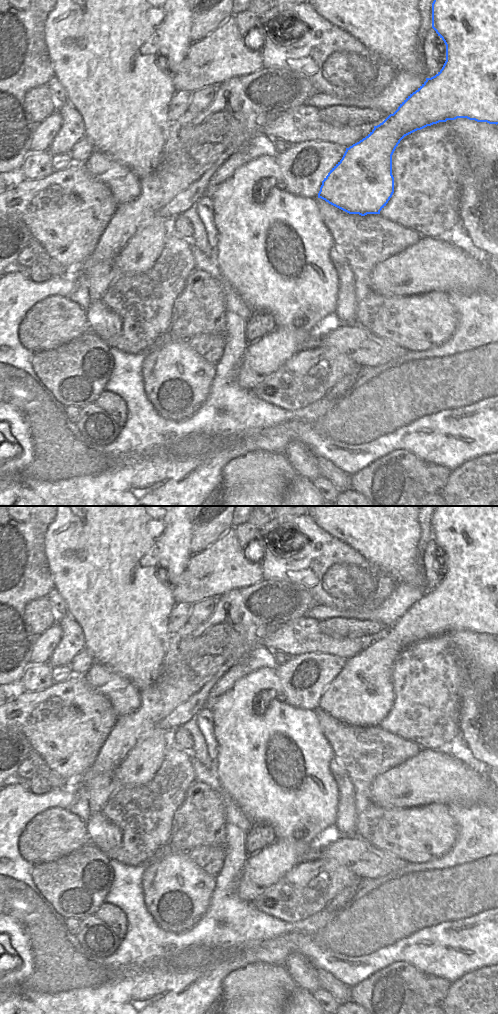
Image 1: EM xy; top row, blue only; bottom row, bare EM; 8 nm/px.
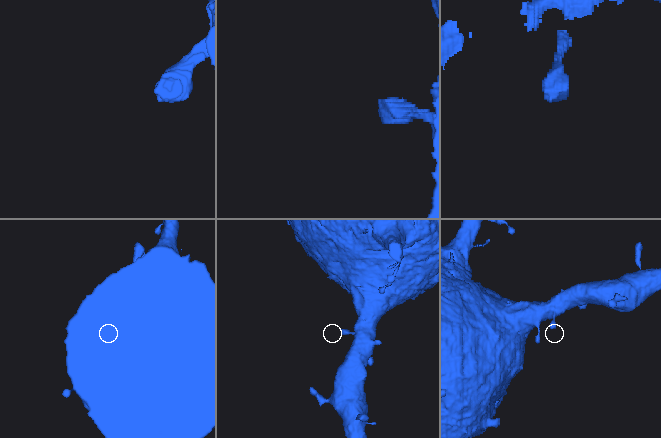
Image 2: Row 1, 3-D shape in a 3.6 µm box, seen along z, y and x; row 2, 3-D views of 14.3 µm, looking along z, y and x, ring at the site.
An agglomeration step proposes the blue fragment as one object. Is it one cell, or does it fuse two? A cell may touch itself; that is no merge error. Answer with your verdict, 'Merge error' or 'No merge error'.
No merge error.

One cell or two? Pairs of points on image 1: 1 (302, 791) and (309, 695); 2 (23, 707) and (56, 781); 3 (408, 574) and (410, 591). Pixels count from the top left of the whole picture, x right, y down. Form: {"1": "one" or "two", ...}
{"1": "two", "2": "two", "3": "two"}

